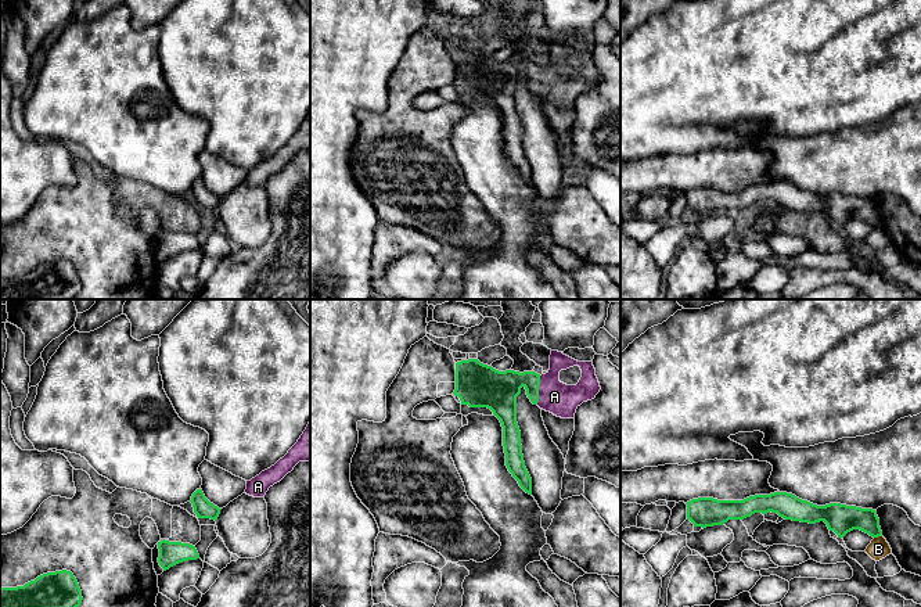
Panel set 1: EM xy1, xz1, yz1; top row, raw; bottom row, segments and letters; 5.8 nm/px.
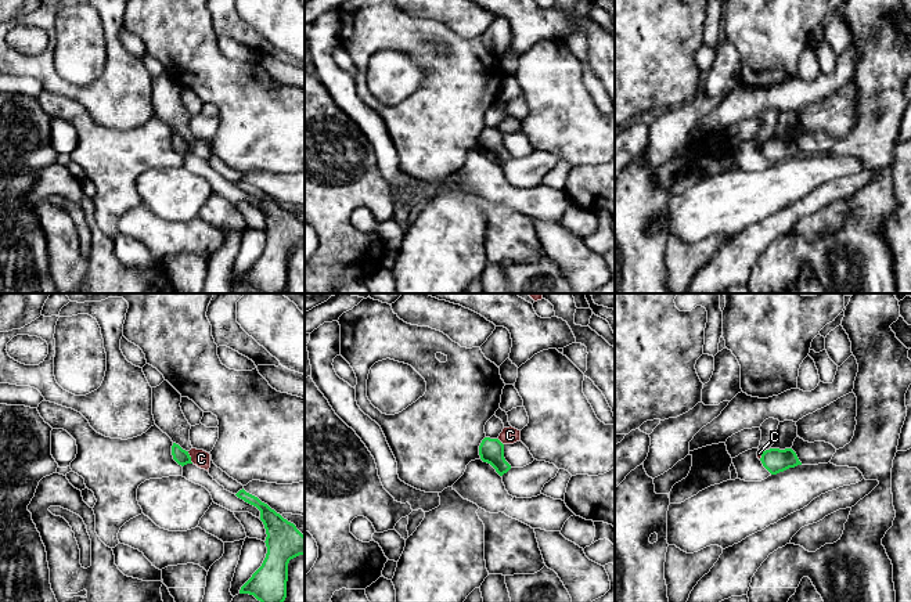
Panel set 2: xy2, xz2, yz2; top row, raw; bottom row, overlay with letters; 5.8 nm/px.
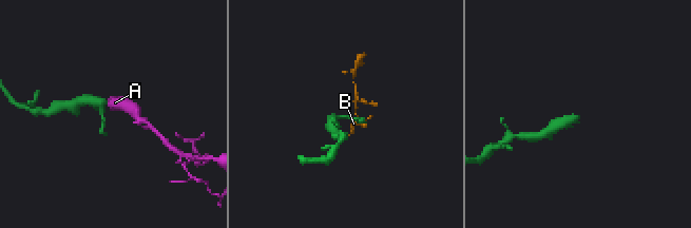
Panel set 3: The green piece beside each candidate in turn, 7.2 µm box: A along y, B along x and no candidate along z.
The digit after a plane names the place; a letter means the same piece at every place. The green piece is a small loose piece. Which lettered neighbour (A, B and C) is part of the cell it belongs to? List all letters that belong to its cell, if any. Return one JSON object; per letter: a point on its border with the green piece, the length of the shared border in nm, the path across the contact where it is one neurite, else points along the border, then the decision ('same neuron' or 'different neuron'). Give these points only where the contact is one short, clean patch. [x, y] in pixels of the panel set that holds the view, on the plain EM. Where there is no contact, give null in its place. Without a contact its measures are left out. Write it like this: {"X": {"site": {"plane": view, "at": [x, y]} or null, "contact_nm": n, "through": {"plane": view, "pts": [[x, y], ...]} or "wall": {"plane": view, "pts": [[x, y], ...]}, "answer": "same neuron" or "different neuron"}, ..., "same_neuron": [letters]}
{"A": {"site": {"plane": "xz1", "at": [538, 79]}, "contact_nm": 170, "through": {"plane": "xz1", "pts": [[495, 79], [508, 72], [538, 79], [547, 81], [554, 86]]}, "answer": "same neuron"}, "B": {"site": {"plane": "yz1", "at": [877, 226]}, "contact_nm": 50, "wall": {"plane": "yz1", "pts": [[881, 225], [874, 227]]}, "answer": "different neuron"}, "C": {"site": {"plane": "xy2", "at": [190, 147]}, "contact_nm": 80, "wall": {"plane": "xy2", "pts": [[187, 141], [193, 152]]}, "answer": "different neuron"}, "same_neuron": ["A"]}

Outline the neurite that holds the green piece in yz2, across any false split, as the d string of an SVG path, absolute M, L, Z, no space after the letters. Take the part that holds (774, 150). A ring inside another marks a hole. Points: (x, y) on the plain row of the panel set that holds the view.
M770 138L763 141L760 148L763 156L771 163L777 165L779 162L784 162L789 158L795 158L797 155L802 155L799 151L796 143L792 138Z

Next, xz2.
M485 127L479 136L479 145L483 152L490 154L503 166L511 159L504 148L504 134L498 129Z

